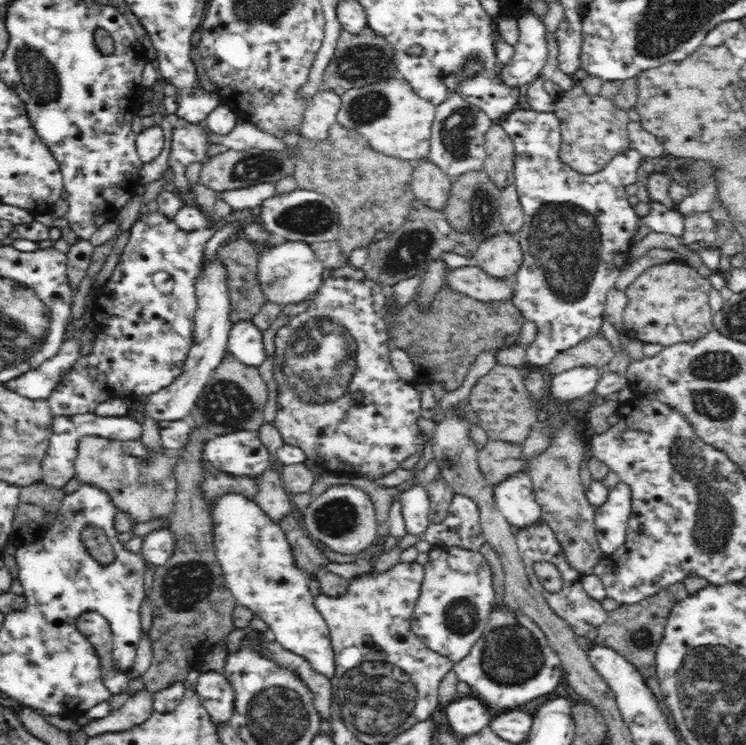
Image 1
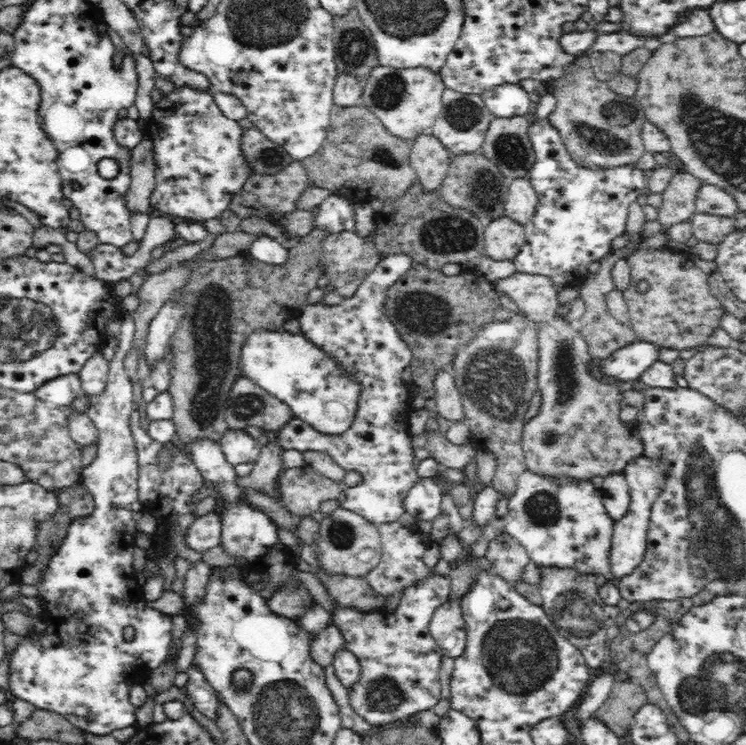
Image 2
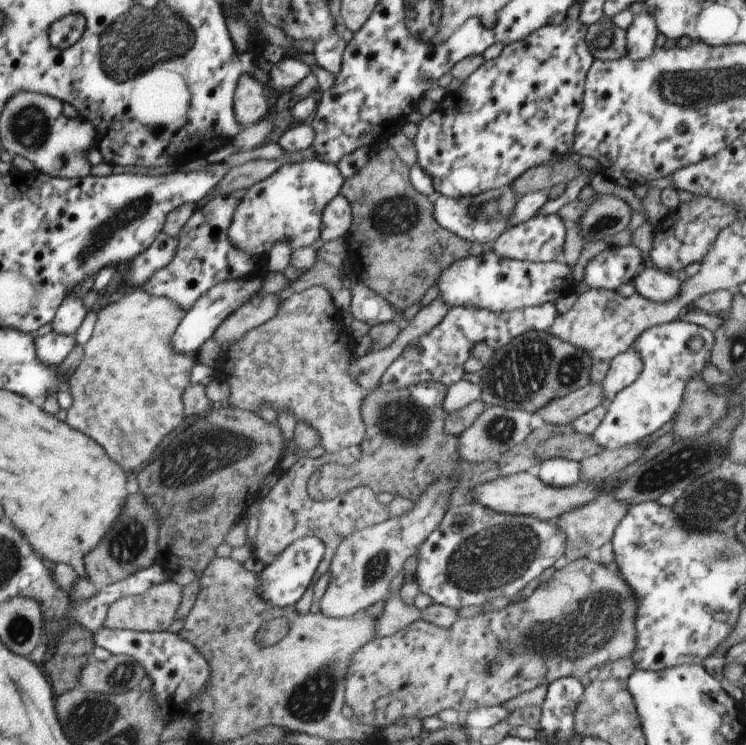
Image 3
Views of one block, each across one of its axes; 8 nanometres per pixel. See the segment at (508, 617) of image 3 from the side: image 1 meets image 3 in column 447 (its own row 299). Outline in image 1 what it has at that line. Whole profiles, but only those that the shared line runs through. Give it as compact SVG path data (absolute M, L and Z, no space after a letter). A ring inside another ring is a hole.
M683 261L664 262L646 268L624 290L628 297L623 310L623 325L627 336L643 344L664 347L700 340L715 330L713 313L708 304L712 289L707 278Z

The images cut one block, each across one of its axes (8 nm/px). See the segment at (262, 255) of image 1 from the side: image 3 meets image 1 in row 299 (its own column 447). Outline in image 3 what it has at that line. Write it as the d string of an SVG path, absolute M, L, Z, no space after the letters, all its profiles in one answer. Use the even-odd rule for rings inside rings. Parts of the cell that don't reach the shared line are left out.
M491 245L477 248L470 256L450 264L440 276L439 294L448 309L454 306L474 306L492 312L513 311L524 307L534 307L552 303L573 293L577 285L570 266L564 261L534 262L508 260L499 257Z

